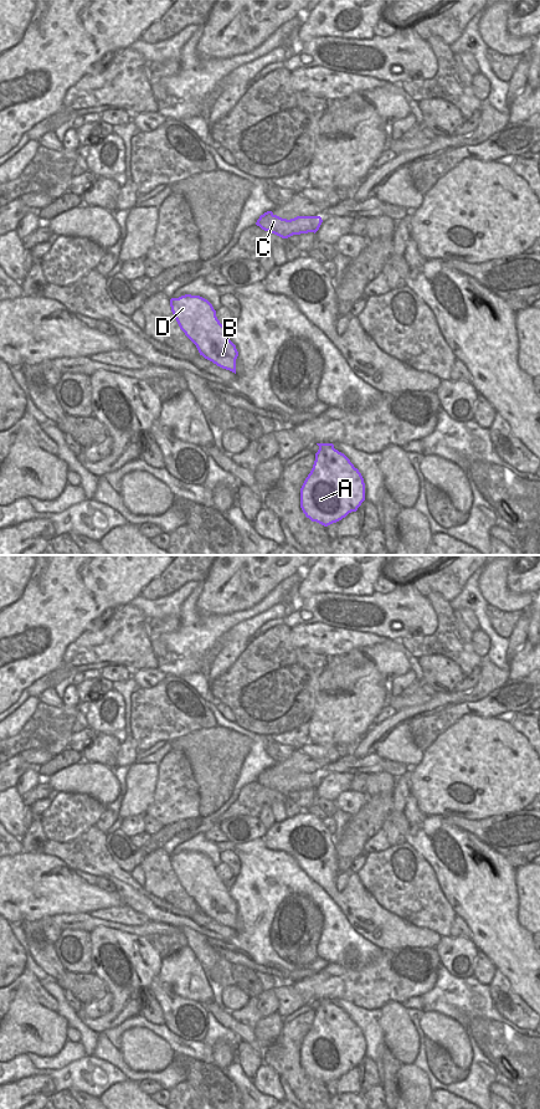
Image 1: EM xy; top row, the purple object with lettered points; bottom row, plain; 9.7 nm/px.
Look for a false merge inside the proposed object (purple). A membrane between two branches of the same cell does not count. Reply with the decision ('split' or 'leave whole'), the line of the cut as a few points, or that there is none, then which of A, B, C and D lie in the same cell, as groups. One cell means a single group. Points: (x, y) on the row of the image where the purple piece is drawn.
leave whole | no cut | A B C D

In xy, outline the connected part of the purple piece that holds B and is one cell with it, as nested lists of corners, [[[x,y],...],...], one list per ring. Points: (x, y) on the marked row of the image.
[[[185,294],[171,298],[170,307],[180,329],[196,345],[200,355],[236,374],[238,351],[212,304],[200,296]]]

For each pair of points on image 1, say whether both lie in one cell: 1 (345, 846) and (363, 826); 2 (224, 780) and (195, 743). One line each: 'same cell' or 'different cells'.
1: same cell
2: same cell

